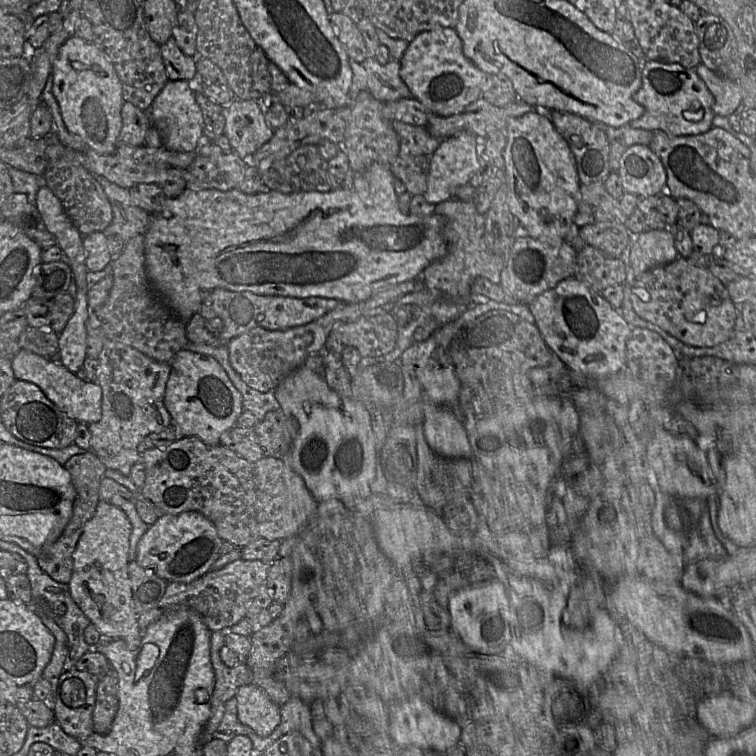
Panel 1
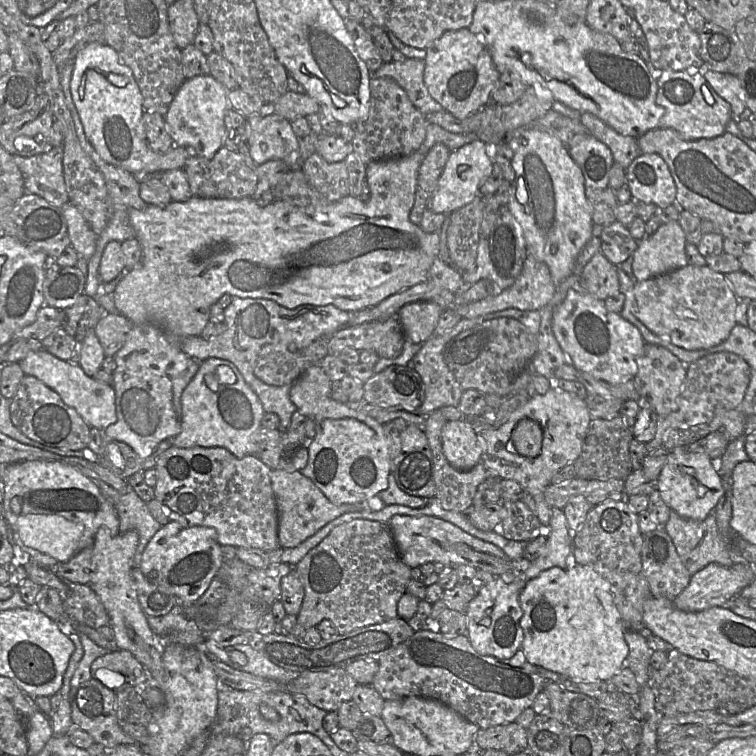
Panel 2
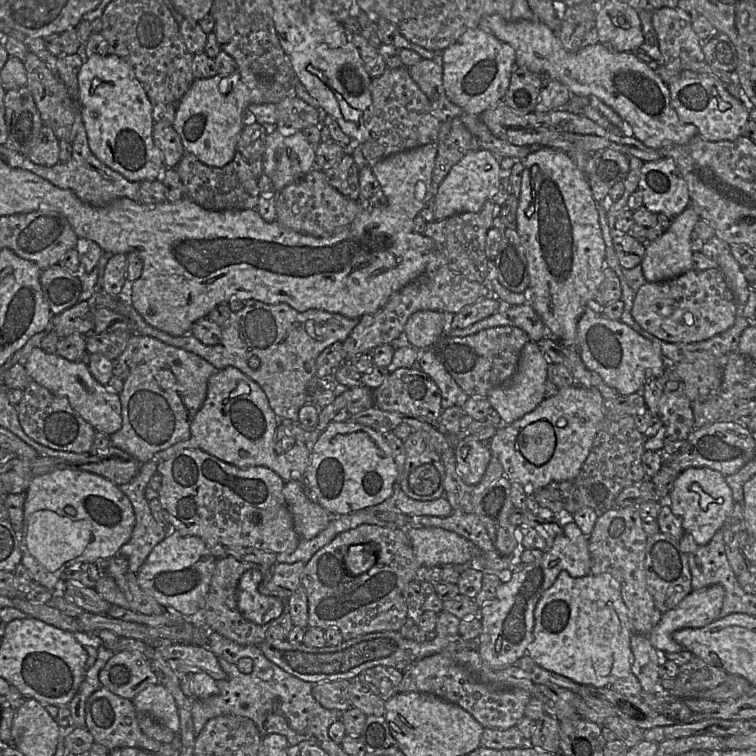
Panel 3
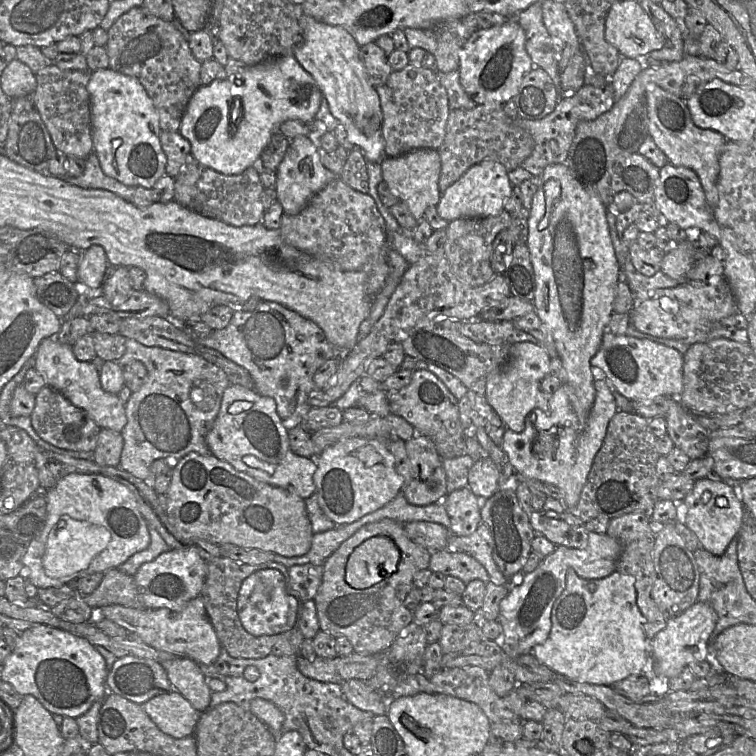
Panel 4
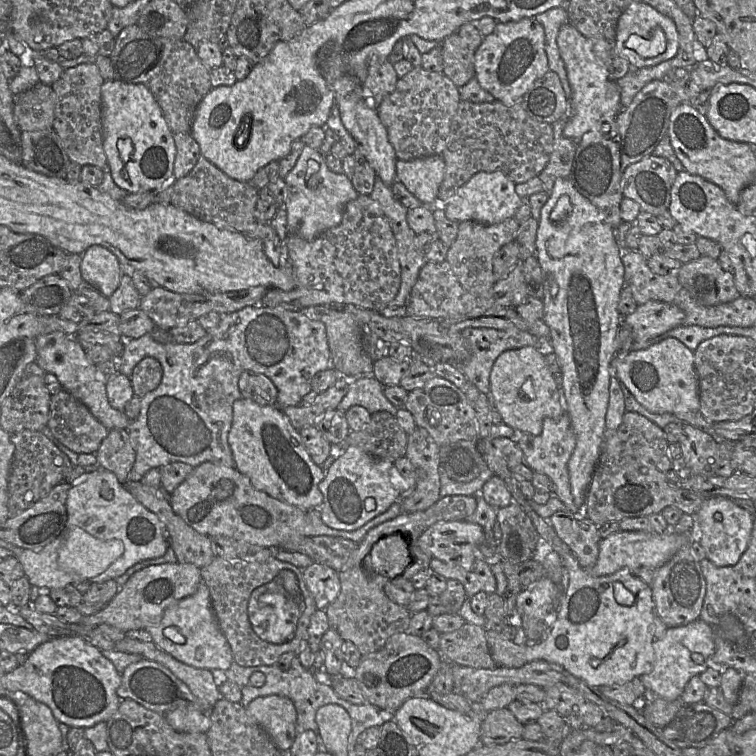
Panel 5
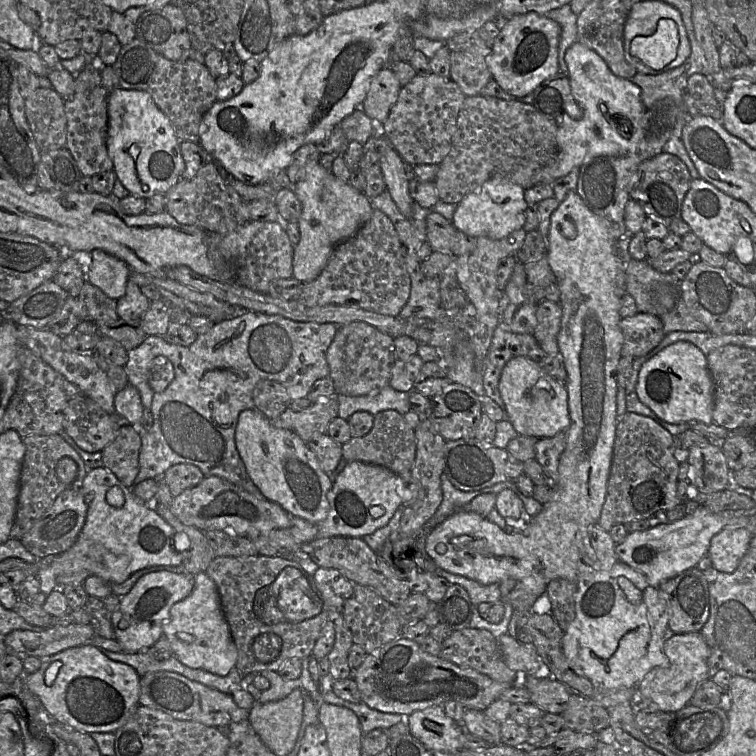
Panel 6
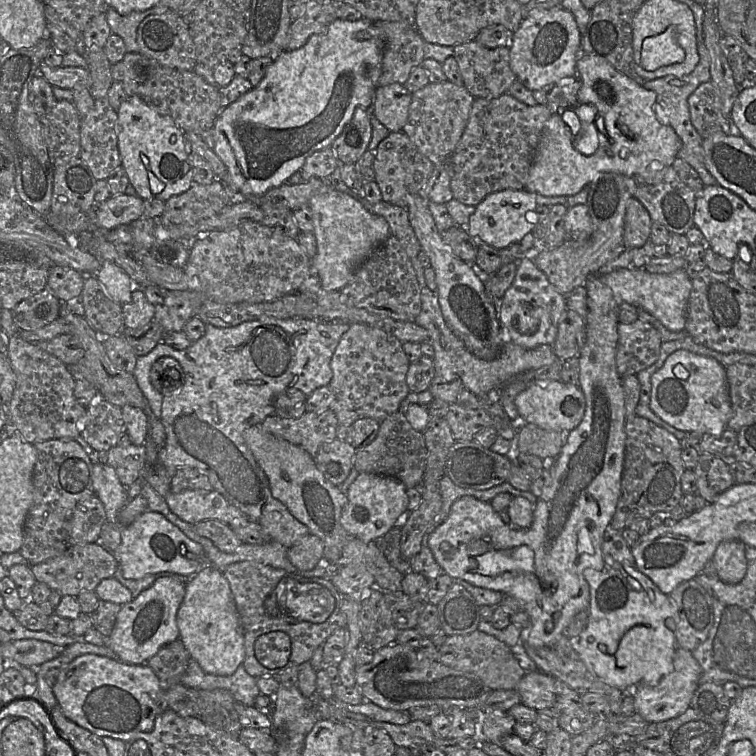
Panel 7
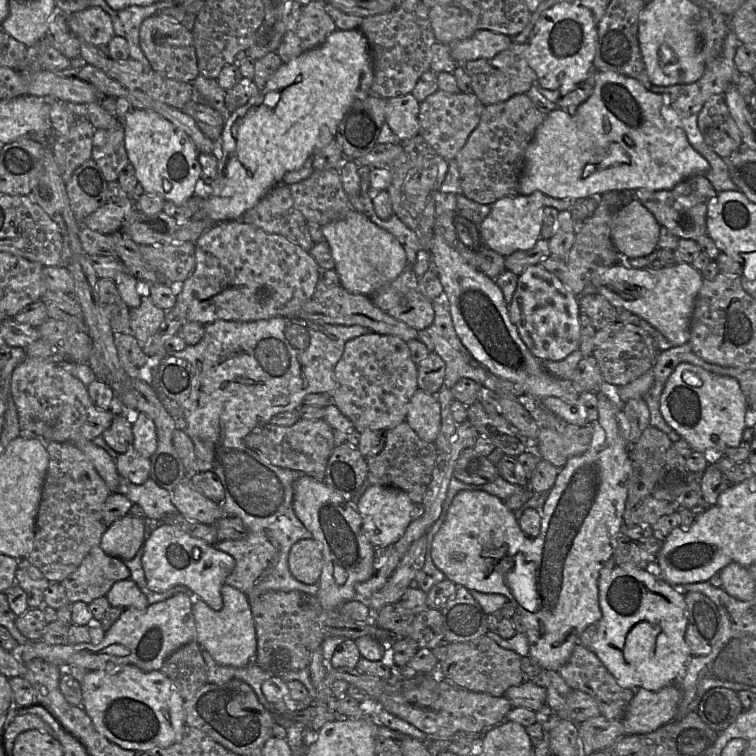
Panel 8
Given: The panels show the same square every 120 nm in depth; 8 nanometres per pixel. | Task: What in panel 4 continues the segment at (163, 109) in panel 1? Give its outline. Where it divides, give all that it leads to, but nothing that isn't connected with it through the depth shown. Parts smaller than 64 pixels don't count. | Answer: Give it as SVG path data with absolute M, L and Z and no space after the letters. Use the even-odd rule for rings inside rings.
M289 53L275 60L269 60L251 66L243 66L237 73L227 76L226 79L215 80L209 85L200 86L189 101L185 115L181 122L179 132L190 142L191 155L194 156L200 163L224 175L240 174L244 172L247 168L253 166L254 162L267 148L273 135L278 132L279 126L284 121L298 120L302 123L310 124L316 118L322 99L322 91L314 78L300 65L295 56L292 53Z

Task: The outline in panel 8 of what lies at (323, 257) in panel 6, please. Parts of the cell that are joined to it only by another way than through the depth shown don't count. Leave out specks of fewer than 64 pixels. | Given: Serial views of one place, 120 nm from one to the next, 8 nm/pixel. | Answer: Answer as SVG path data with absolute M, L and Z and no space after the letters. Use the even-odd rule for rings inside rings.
M355 209L320 229L329 245L340 284L350 293L370 297L395 280L408 265L405 251L398 241Z

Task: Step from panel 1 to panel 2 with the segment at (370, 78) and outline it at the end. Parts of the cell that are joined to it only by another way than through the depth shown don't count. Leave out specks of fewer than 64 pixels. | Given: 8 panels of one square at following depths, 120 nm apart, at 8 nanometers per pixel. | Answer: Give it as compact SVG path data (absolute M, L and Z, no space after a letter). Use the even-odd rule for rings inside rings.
M407 58L401 62L383 62L371 75L396 81L406 91L413 105L424 115L443 111L444 108L429 94L424 83L424 69L424 60Z

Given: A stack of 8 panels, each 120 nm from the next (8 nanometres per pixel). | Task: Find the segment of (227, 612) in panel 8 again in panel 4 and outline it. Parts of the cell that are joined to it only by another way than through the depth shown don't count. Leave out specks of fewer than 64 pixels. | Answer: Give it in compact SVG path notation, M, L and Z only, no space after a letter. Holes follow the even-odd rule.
M202 596L190 600L180 611L167 608L134 609L122 605L107 605L96 610L98 617L111 620L129 633L139 636L149 646L185 657L198 664L214 664L220 654L221 643L207 614Z

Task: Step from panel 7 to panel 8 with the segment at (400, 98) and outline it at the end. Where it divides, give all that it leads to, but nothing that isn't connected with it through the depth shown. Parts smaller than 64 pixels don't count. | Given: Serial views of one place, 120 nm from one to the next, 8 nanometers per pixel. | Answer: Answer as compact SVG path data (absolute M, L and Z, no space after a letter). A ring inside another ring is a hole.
M410 93L386 99L385 123L398 137L399 142L418 135L419 107L420 104Z

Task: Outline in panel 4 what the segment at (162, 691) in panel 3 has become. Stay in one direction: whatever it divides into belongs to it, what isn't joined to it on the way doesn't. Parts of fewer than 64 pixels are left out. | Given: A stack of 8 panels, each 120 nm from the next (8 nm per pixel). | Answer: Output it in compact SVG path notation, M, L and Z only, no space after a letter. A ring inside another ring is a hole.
M176 690L157 695L142 707L162 732L176 739L193 736L201 717L201 712Z

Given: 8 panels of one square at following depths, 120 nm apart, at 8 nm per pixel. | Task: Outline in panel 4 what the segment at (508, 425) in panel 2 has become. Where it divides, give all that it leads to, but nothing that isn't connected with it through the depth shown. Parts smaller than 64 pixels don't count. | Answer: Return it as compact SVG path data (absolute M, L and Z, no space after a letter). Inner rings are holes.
M597 379L594 386L595 401L585 422L579 420L570 400L569 386L563 384L549 396L549 411L534 409L526 418L523 431L514 432L507 428L503 436L501 448L507 453L516 474L557 486L567 508L577 505L594 459L603 445L608 425L619 411L614 394L606 382ZM546 430L556 432L554 448L551 453L535 455L531 450L531 443L539 432Z

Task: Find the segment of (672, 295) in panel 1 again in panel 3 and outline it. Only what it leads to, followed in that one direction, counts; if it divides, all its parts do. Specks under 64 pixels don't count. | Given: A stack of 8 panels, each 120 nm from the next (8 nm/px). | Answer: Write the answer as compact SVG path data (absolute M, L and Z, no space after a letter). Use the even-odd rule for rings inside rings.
M719 267L691 270L669 280L645 283L636 292L632 315L647 332L670 343L700 342L731 328L739 306Z

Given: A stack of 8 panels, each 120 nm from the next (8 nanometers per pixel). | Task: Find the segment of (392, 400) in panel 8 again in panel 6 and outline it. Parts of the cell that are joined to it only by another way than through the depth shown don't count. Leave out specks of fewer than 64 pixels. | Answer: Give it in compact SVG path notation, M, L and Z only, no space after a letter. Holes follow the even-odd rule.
M365 322L339 326L328 349L327 362L335 393L346 396L376 394L389 386L392 367L396 361L394 338Z

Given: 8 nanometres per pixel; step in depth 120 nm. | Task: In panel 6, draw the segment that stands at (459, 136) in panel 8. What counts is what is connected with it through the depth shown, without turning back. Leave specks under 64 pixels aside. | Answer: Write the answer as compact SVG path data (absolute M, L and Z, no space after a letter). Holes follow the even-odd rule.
M432 72L426 75L417 74L401 87L387 119L378 125L379 132L406 164L439 165L450 149L457 117L465 97L451 79Z

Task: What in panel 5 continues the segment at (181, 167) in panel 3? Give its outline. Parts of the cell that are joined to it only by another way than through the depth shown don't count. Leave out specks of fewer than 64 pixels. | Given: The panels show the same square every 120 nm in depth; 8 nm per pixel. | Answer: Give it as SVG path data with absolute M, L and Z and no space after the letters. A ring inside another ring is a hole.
M201 156L186 176L174 181L171 204L219 229L245 233L256 229L255 207L258 197L259 190L251 183L230 178Z

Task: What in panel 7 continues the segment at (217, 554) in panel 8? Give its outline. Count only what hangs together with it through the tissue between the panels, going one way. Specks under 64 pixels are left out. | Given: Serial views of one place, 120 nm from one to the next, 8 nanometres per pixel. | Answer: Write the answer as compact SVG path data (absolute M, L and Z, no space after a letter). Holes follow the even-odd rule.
M146 510L132 523L122 528L121 542L112 553L118 562L118 567L123 577L126 579L140 579L150 574L161 574L166 572L193 577L201 569L208 566L207 564L209 564L209 559L206 556L203 547L203 556L198 556L196 553L188 550L187 547L183 544L187 543L186 539L192 541L165 516L158 512Z

